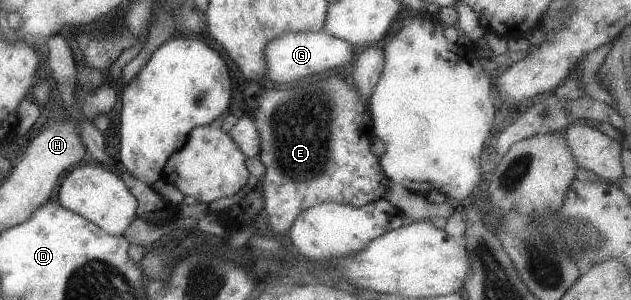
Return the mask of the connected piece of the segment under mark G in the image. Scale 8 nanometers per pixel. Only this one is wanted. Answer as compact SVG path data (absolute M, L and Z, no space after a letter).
M323 29L320 30L298 30L297 32L286 32L271 39L265 48L266 72L265 75L273 83L283 83L285 87L305 77L346 67L352 59L353 47L328 35Z

